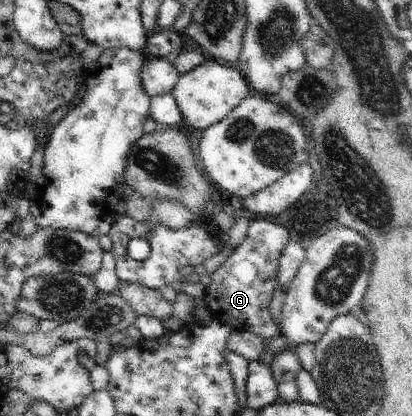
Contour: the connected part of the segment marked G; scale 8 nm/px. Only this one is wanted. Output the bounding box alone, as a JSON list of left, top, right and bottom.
[203,218,290,338]

